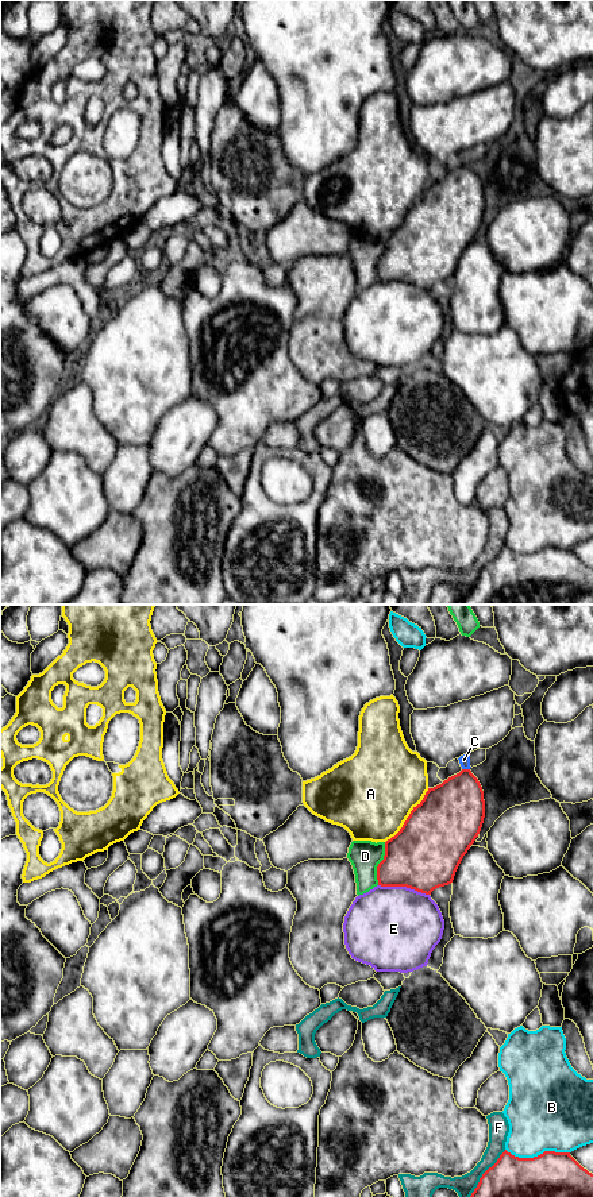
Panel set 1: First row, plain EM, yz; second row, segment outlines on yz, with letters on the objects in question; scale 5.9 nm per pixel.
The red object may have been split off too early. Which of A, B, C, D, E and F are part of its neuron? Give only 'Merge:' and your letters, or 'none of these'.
Merge: none of these

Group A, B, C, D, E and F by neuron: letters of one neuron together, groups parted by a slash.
A / B / C F / D / E

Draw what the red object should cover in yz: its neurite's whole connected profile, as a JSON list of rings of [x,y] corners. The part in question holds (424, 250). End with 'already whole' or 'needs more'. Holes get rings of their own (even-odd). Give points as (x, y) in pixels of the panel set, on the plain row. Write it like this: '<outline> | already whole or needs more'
[[[462,165],[428,184],[400,227],[385,238],[385,251],[377,262],[378,281],[407,282],[431,290],[434,285],[451,279],[463,251],[481,227],[484,213],[484,186],[470,165]]] | already whole

